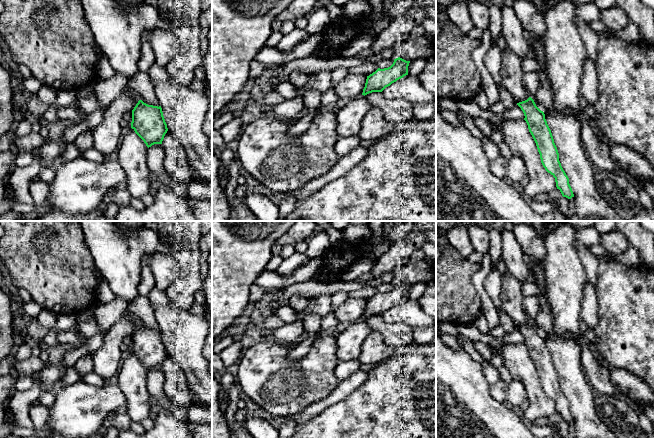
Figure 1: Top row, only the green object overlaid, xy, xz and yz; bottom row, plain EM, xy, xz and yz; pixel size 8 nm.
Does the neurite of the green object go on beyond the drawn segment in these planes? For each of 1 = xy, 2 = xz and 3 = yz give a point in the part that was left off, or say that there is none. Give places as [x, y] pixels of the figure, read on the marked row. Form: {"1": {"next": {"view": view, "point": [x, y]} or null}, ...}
{"1": {"next": null}, "2": {"next": null}, "3": {"next": null}}

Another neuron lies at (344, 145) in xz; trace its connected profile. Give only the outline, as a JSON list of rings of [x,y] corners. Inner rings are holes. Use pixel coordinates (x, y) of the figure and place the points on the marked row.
[[[359,136],[339,137],[335,145],[335,151],[340,157],[345,156],[357,148],[360,142]]]

